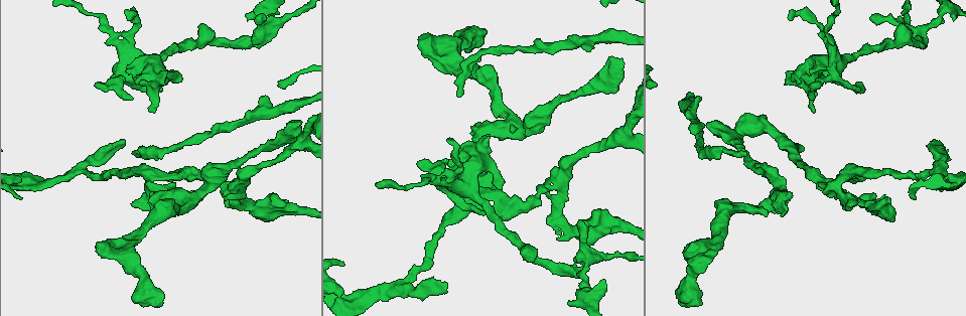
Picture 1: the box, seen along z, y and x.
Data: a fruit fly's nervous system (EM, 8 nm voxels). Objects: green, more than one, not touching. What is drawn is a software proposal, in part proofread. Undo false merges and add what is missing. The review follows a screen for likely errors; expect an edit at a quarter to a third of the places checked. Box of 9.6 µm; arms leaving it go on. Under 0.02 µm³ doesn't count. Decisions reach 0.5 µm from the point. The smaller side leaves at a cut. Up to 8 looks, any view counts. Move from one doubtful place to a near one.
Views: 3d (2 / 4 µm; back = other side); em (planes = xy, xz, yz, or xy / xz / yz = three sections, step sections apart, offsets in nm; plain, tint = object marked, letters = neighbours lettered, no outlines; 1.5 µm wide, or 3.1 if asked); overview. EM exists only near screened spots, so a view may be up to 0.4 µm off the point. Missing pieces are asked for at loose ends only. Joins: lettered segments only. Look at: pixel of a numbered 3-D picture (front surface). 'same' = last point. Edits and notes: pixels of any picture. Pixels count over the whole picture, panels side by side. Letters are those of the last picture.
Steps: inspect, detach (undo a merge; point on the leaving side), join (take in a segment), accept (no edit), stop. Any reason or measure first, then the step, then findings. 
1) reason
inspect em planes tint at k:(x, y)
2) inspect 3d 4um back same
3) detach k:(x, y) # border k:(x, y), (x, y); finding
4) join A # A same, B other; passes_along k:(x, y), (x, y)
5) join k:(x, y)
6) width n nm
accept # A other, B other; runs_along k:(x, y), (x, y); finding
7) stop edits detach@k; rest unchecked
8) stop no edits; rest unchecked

stops while still wide
inspect em planes letters at 1:(474, 134)

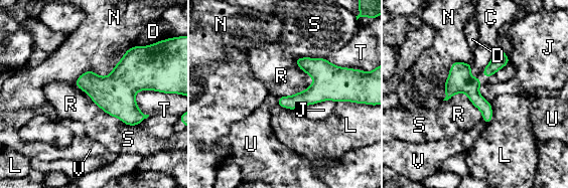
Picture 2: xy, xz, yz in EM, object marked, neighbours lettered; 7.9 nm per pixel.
accept # C other, D other, J other, L other, N other, R other, S other, T other, U other, V other; runs_along 2:(455, 64), (485, 108), (486, 121); no lettered segment goes on from it

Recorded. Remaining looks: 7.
free end
inspect 3d 2um at 1:(302, 122)

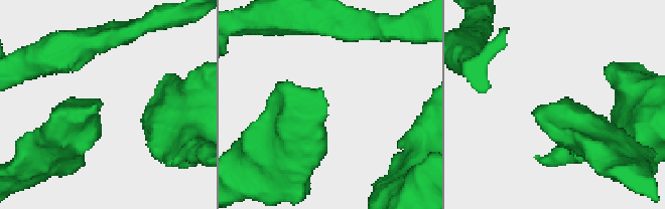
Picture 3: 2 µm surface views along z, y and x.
inspect em yz step 4 letters at 3:(322, 92)

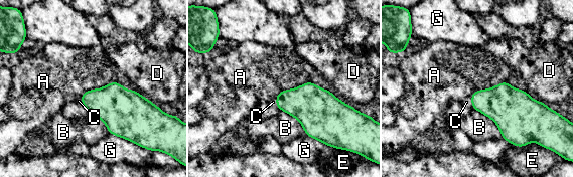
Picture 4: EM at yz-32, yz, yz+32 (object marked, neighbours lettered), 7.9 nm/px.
inspect em xy step 4 letters same

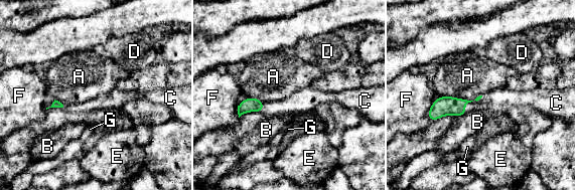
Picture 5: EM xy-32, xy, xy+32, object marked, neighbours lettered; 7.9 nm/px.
join C # A other, B other, C same, D other, E other, F other, G other; passes_along 5:(443, 106), (470, 102), (498, 102); it goes on there

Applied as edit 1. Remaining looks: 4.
see it whole again
inspect overview

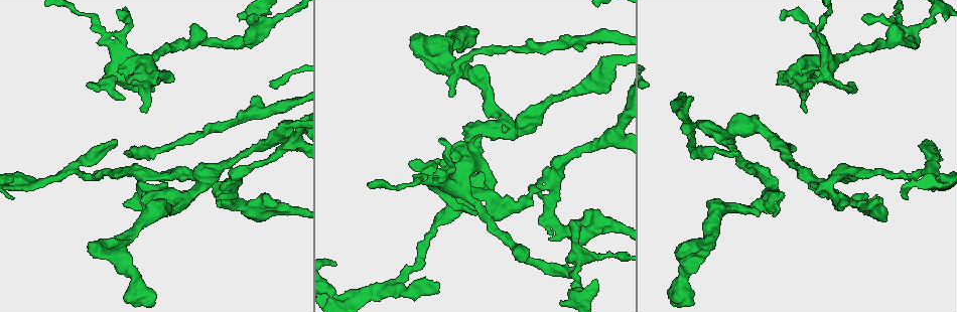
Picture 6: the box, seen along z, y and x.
thick end
inspect 3d 2um at 6:(274, 200)

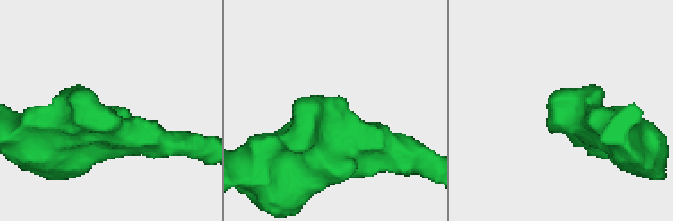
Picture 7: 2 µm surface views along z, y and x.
shape alone is not enough
inspect em planes letters at 7:(548, 114)

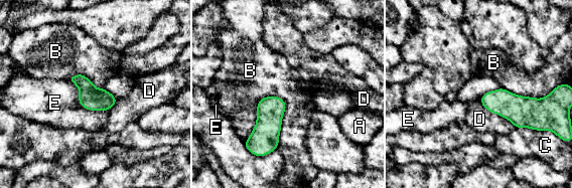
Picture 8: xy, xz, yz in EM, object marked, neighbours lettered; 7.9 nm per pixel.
accept # A other, B other, C other, D other, E other; border 8:(67, 79), (80, 105), (107, 112); no lettered segment goes on from it

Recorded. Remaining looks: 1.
stop edits join@5; rest unchecked

